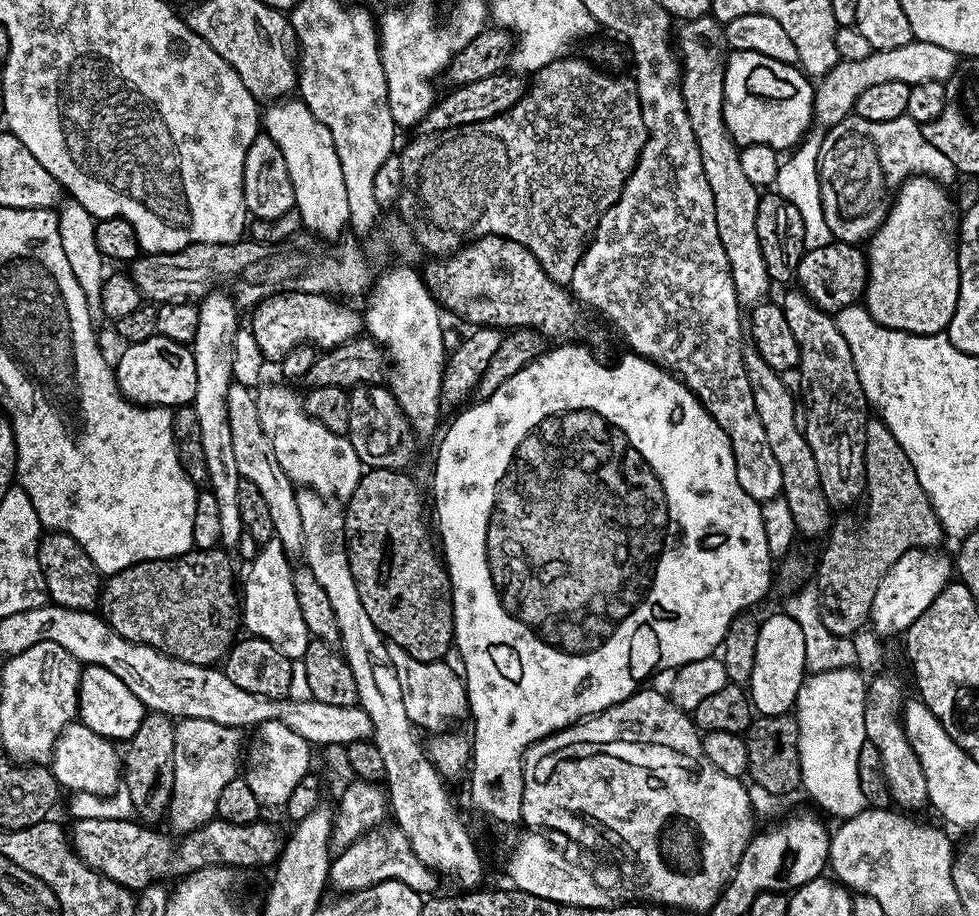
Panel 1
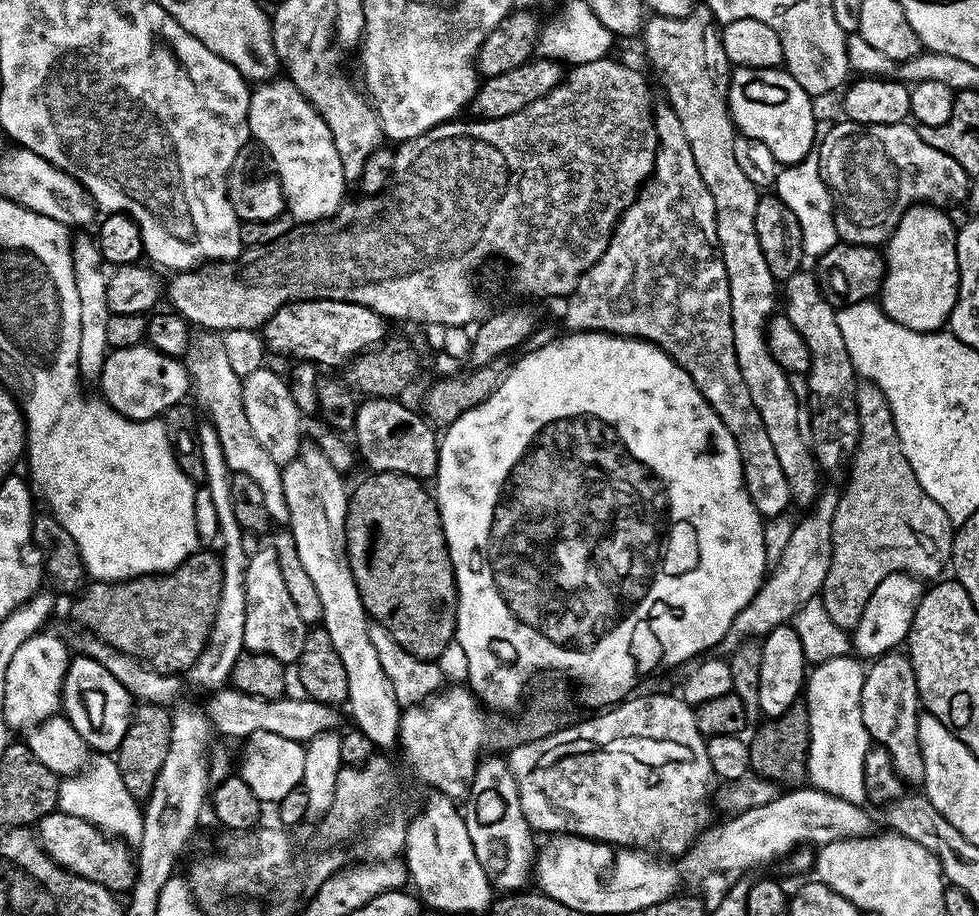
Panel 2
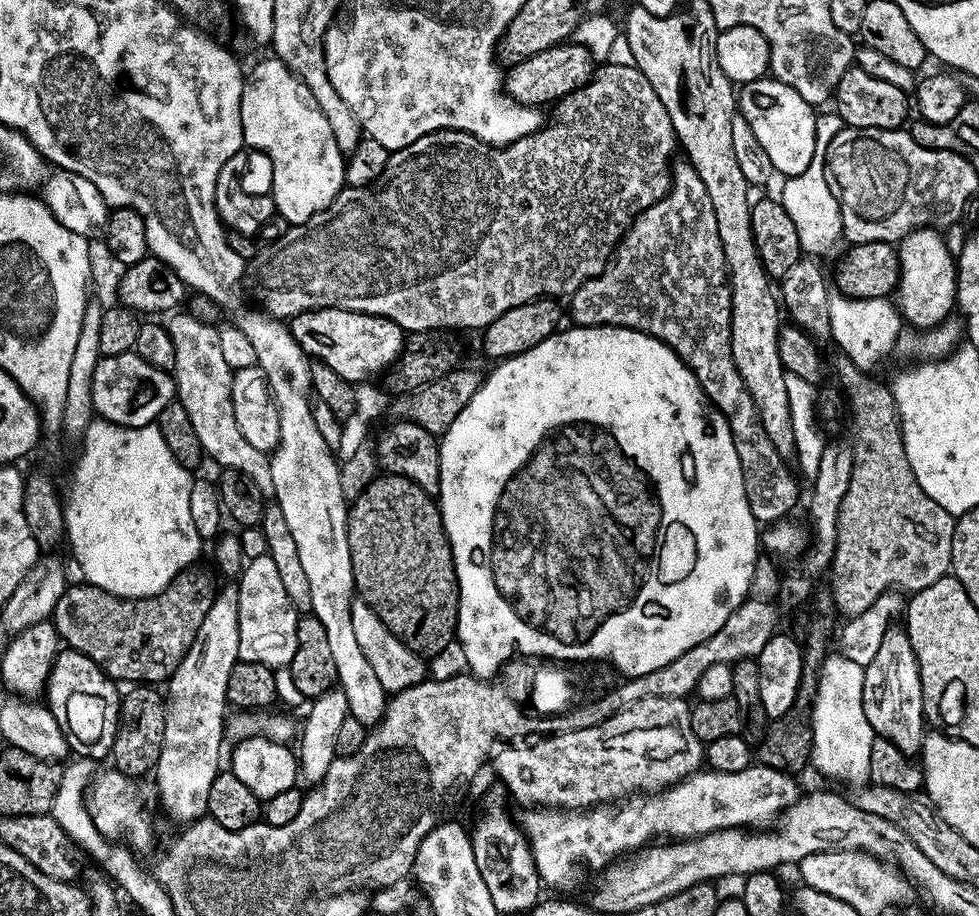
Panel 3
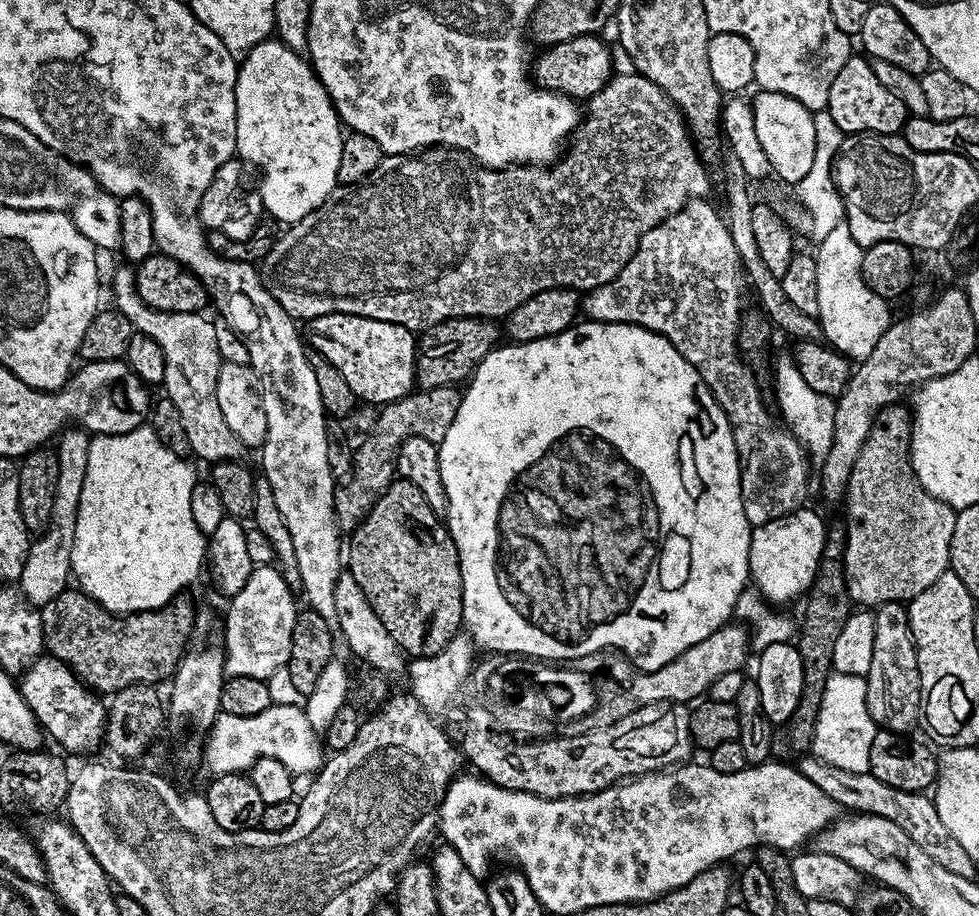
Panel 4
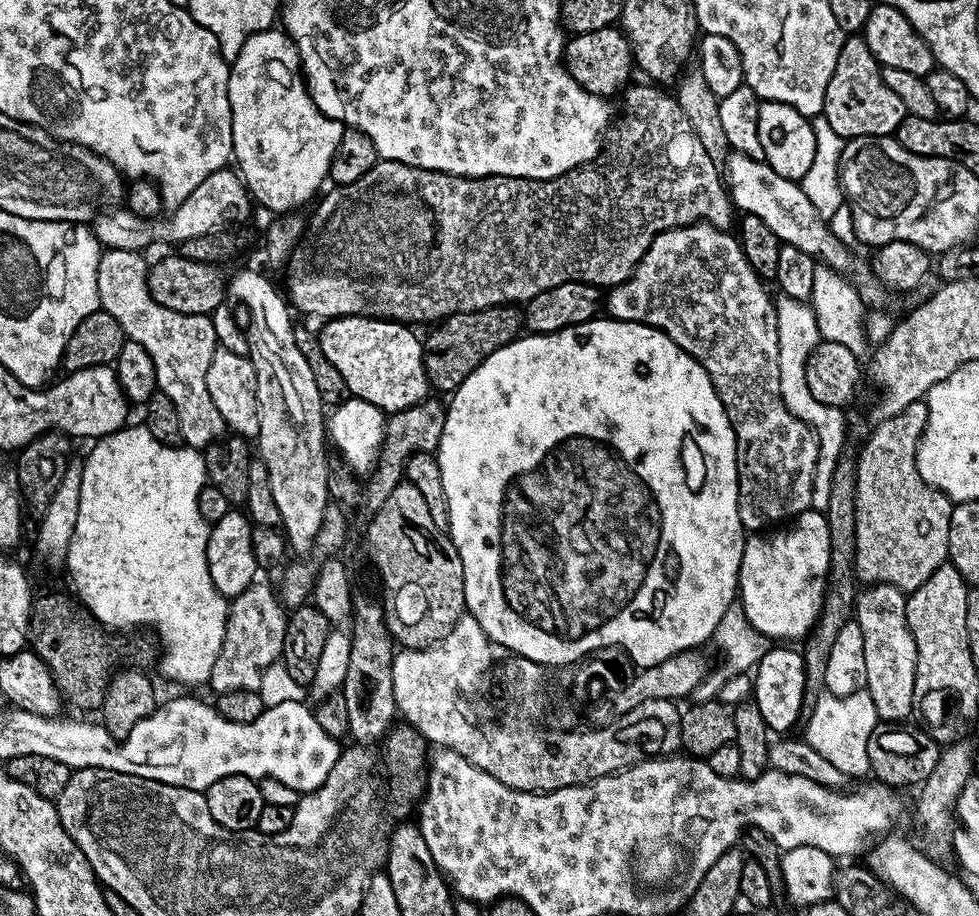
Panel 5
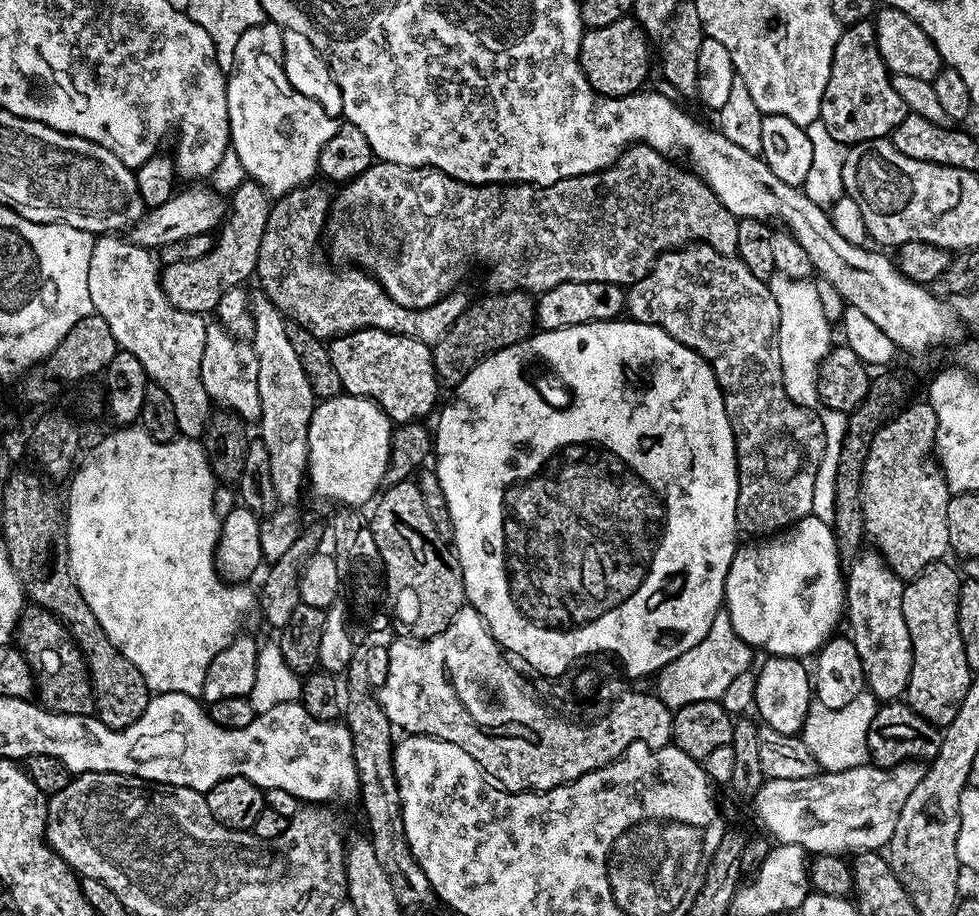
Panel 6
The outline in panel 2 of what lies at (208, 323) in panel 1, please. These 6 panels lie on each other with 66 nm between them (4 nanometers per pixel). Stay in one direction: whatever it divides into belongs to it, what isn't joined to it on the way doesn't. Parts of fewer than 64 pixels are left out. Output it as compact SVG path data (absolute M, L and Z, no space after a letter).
M204 422L198 428L200 434L200 453L202 454L202 466L204 467L203 487L210 490L210 498L214 501L216 513L218 513L218 522L220 523L220 534L218 544L224 547L222 551L222 563L224 573L222 574L222 594L218 598L218 610L214 614L214 622L212 629L208 635L206 646L202 650L202 654L192 663L190 669L190 677L200 688L208 688L207 690L219 690L229 683L232 675L232 668L238 662L238 658L245 651L244 635L246 634L246 570L248 569L249 556L242 550L242 534L244 529L238 526L238 518L234 514L234 498L230 494L230 478L232 477L232 469L228 467L226 462L226 454L222 454L222 442L218 442L218 434L214 430L214 426L210 422Z

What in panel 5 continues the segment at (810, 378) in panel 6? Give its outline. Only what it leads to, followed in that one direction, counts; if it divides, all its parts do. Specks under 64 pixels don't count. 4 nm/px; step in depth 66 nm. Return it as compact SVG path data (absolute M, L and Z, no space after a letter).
M783 294L777 295L774 303L778 318L780 393L790 414L812 425L816 430L816 437L820 439L820 457L816 463L816 473L812 483L812 508L817 512L824 512L830 502L830 478L834 478L834 466L846 443L846 416L841 409L831 408L818 402L818 398L810 394L810 386L806 386L806 362L822 339L811 303Z

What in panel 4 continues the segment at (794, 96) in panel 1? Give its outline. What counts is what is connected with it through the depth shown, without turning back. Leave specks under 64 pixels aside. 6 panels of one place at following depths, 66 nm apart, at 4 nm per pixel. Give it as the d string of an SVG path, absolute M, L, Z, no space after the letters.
M763 90L756 95L752 100L752 110L758 142L762 143L762 150L770 159L773 175L795 184L806 176L814 164L820 137L819 131L816 132L815 117L808 108L788 95Z

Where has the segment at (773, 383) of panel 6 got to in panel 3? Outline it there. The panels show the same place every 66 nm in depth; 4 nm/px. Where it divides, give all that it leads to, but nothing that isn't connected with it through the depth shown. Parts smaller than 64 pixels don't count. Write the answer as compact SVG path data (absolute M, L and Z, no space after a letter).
M687 162L677 163L672 170L672 186L668 192L654 206L650 206L641 216L633 220L628 231L624 233L624 239L620 241L615 253L614 259L605 268L603 274L590 278L584 283L577 292L573 292L570 297L572 303L572 320L573 325L582 328L632 328L636 332L644 332L647 336L652 336L655 340L660 340L667 348L672 348L680 359L684 361L686 367L693 372L702 386L702 390L713 406L728 419L730 434L734 438L734 446L738 450L738 462L742 466L742 478L746 486L746 502L750 502L750 510L754 518L764 526L775 524L776 521L785 519L788 512L796 504L796 499L800 496L800 488L796 485L796 480L792 477L792 472L788 469L789 465L774 450L774 442L766 438L766 430L762 430L762 422L758 418L758 410L754 406L754 398L750 398L750 390L742 382L738 370L734 366L734 358L730 354L730 322L732 321L732 287L728 284L728 263L722 250L722 242L718 238L718 222L714 218L714 206L710 206L710 194L706 194L706 186L702 186L702 178L692 169L691 164Z

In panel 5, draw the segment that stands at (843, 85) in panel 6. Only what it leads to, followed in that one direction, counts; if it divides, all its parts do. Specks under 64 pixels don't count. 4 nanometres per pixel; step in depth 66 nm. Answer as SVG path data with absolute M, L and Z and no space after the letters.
M852 34L845 39L838 54L838 66L830 74L830 86L826 86L823 123L841 138L854 136L892 136L906 115L902 98L882 82L881 65L870 54L863 35Z

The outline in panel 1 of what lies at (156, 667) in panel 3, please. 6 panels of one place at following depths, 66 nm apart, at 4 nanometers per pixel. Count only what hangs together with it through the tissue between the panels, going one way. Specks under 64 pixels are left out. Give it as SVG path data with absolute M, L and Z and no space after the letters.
M223 547L202 548L174 556L170 560L138 562L121 572L111 573L100 590L99 615L122 638L165 652L191 664L215 665L228 655L238 632L238 576Z

